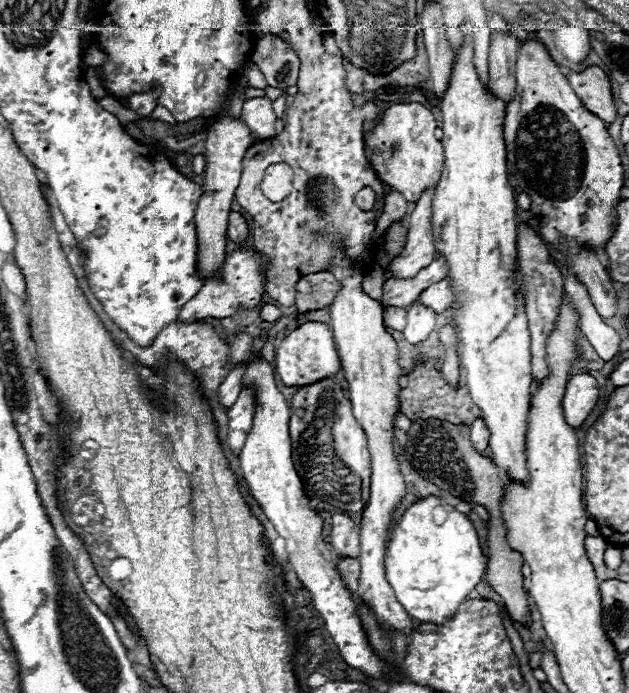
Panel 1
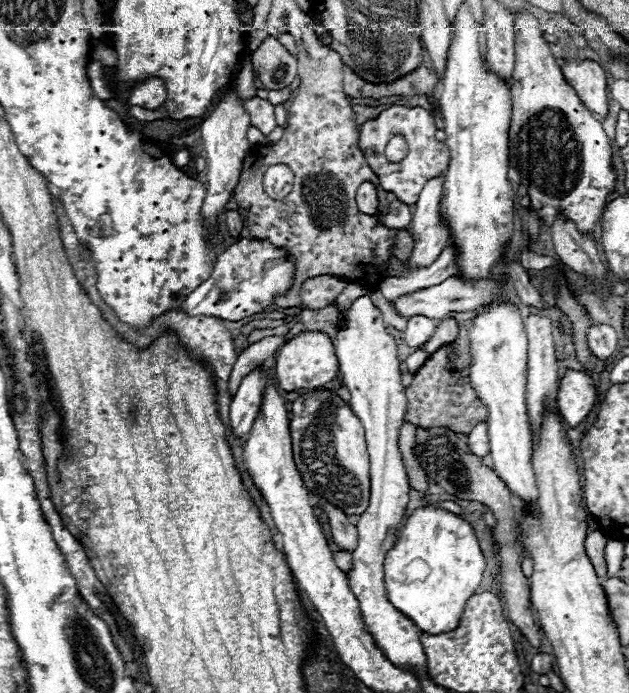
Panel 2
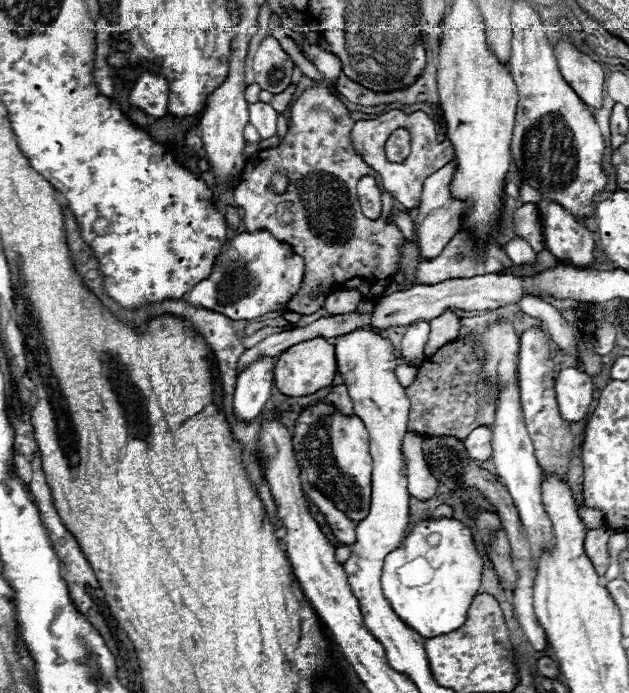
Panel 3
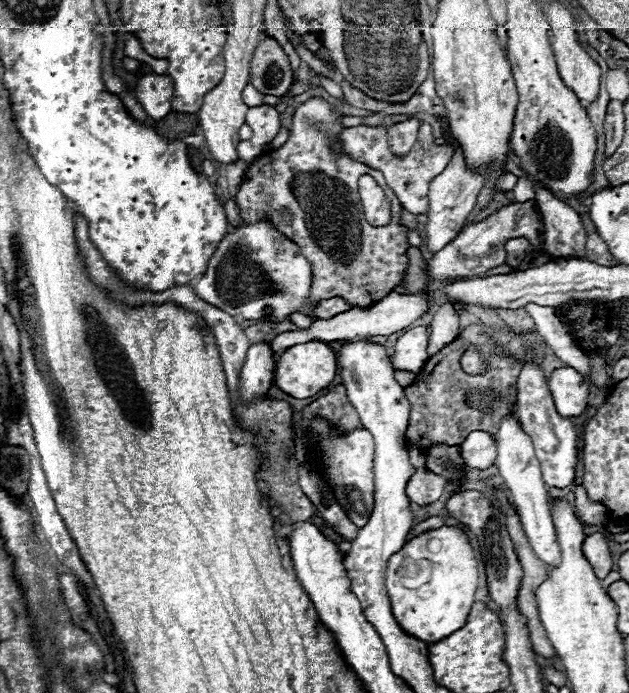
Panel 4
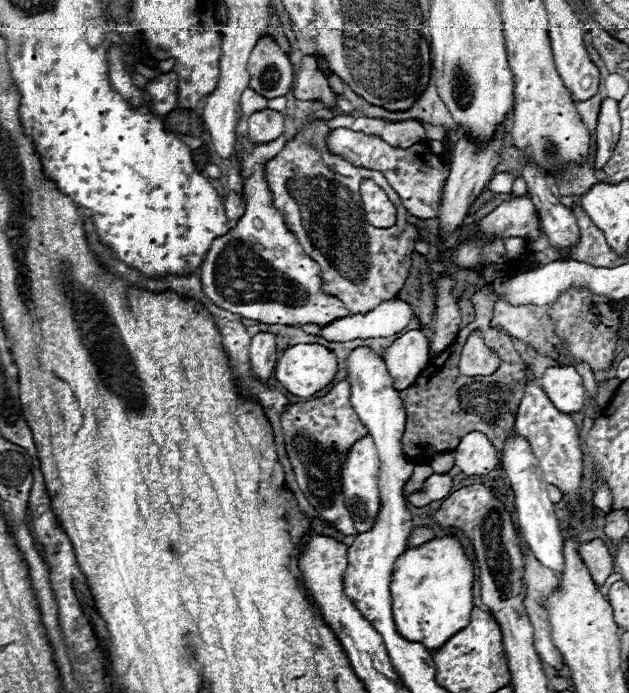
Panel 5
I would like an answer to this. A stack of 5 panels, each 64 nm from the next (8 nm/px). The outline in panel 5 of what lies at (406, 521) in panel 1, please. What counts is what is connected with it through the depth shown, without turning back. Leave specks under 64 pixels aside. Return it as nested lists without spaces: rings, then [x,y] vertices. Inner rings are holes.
[[[454,536],[434,538],[420,548],[406,550],[394,564],[390,594],[396,630],[410,642],[424,644],[430,652],[442,648],[456,632],[468,626],[474,608],[474,572],[464,548]]]

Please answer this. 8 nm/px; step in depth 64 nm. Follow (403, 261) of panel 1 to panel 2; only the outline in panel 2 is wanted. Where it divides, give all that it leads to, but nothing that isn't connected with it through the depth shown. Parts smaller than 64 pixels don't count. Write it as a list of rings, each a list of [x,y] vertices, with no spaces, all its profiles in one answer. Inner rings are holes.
[[[446,172],[428,180],[414,206],[414,214],[412,214],[412,222],[410,222],[414,250],[408,260],[408,270],[416,268],[416,266],[432,264],[448,244],[450,230],[440,216],[440,198],[442,198],[444,176],[446,176]]]

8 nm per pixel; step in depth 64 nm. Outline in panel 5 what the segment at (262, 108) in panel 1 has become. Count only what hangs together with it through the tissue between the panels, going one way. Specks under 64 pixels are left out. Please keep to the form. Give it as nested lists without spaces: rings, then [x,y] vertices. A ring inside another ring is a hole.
[[[260,110],[246,118],[248,124],[248,140],[254,144],[268,144],[282,134],[284,116],[276,110]]]

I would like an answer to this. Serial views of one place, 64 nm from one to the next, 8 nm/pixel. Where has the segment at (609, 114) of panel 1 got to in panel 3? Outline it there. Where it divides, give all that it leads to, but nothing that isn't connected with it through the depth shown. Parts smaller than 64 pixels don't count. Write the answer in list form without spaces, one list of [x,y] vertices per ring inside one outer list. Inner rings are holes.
[[[568,34],[560,38],[554,48],[554,56],[566,84],[580,96],[580,100],[590,108],[602,106],[604,92],[604,72],[598,62],[594,62],[588,54],[582,54]]]

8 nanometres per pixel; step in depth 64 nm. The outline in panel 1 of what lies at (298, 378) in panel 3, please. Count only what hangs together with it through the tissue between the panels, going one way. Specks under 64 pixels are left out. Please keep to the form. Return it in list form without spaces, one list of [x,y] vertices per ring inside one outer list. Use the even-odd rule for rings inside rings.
[[[306,322],[298,326],[284,340],[280,340],[276,348],[274,368],[280,380],[284,382],[284,386],[310,386],[314,382],[332,378],[340,370],[340,360],[338,360],[338,352],[336,352],[330,328],[318,322]]]

